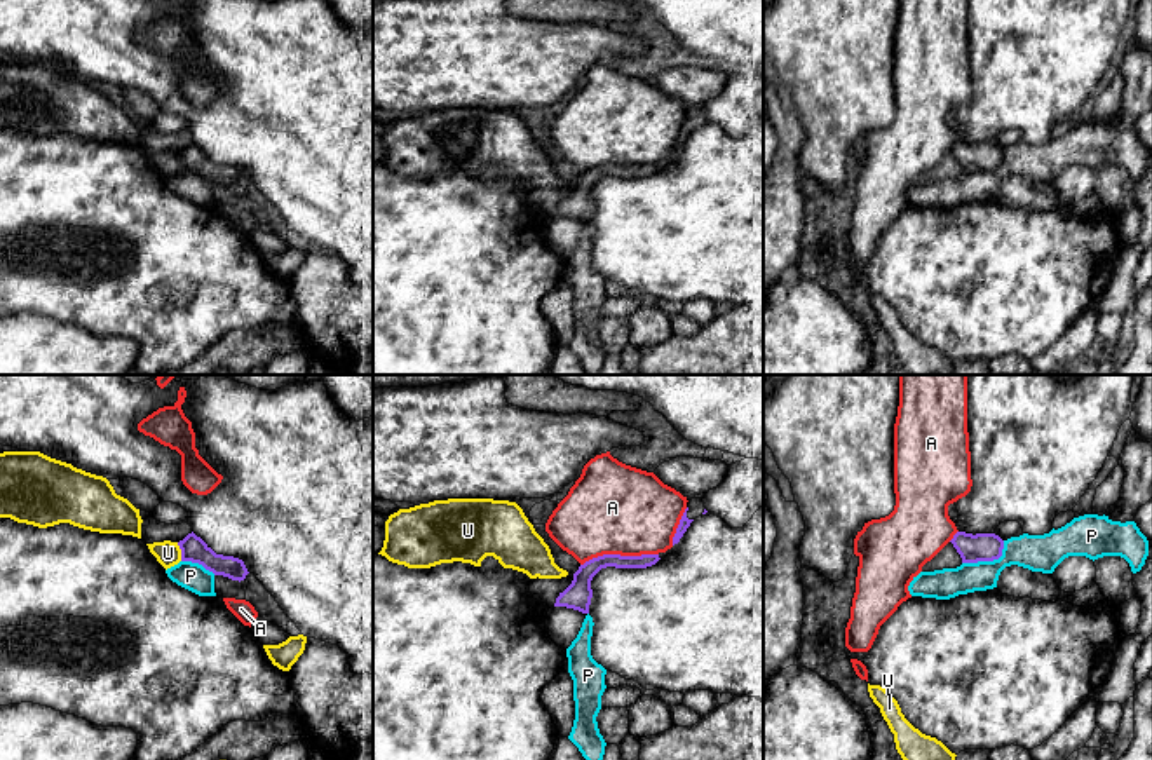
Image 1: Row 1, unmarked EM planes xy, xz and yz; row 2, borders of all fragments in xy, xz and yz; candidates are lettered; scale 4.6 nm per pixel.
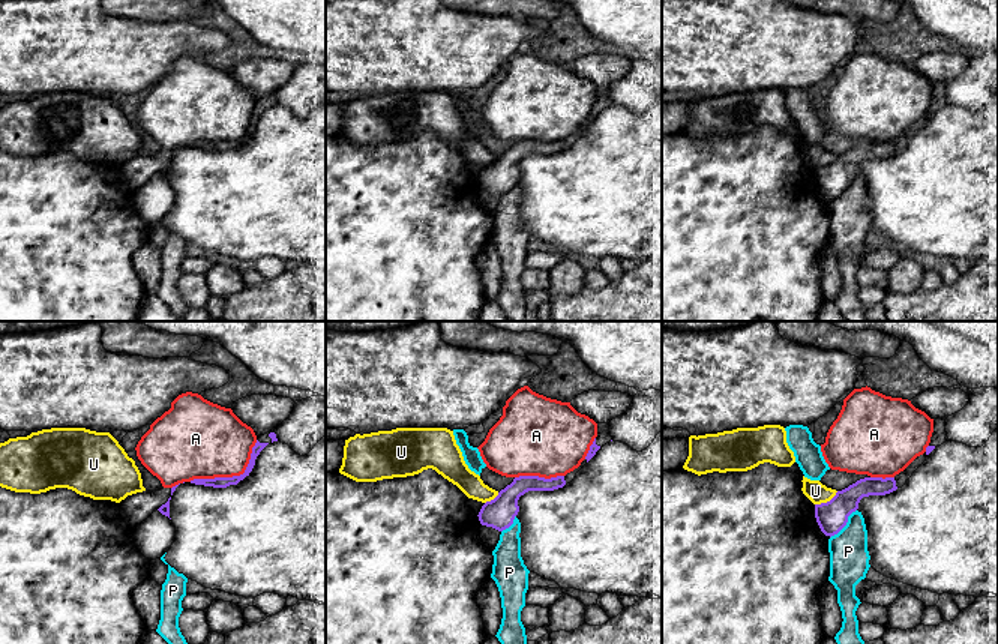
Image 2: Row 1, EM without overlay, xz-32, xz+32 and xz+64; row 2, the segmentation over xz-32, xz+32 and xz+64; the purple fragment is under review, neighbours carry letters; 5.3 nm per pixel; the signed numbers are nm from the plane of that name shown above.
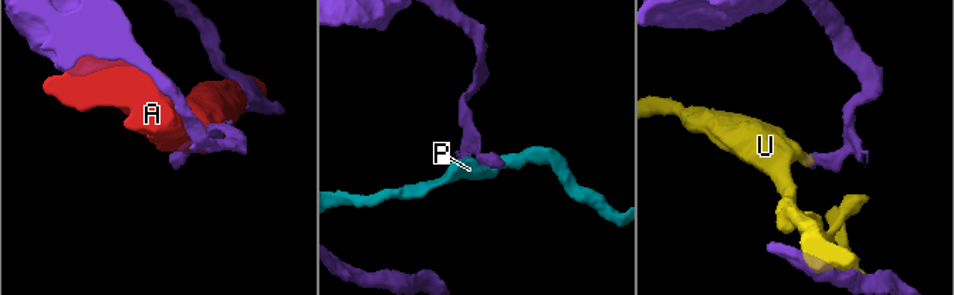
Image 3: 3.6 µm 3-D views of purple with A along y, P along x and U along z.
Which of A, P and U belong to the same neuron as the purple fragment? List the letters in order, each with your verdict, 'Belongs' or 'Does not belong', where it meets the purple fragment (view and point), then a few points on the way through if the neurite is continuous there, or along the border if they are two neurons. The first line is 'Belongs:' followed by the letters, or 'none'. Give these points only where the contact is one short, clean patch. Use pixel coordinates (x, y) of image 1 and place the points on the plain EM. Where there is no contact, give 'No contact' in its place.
Belongs: none
A: Does not belong. Touches purple at xz (619, 164)
P: Does not belong. Touches purple at yz (989, 169). Boundary: yz (1004, 150), (1002, 162), (997, 168), (962, 173)
U: Does not belong. Touches purple at xy (182, 161)

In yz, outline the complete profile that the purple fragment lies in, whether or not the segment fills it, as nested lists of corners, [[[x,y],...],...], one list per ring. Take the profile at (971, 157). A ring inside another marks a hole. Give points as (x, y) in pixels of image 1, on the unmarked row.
[[[957,141],[950,150],[962,167],[962,173],[993,171],[1002,166],[1004,150],[995,143]]]

